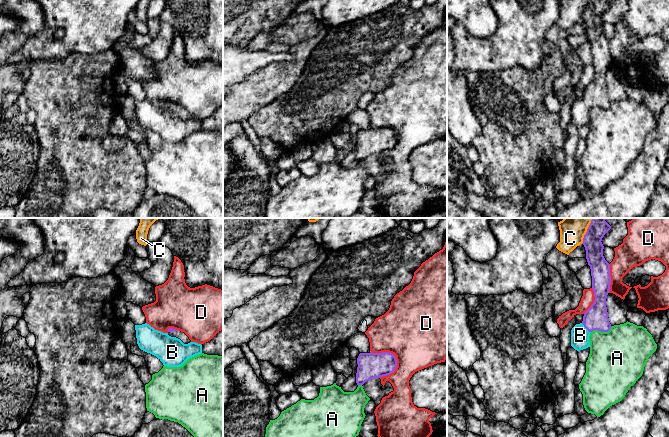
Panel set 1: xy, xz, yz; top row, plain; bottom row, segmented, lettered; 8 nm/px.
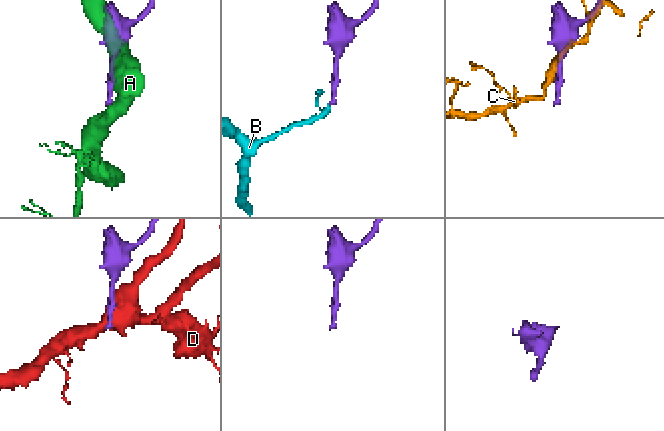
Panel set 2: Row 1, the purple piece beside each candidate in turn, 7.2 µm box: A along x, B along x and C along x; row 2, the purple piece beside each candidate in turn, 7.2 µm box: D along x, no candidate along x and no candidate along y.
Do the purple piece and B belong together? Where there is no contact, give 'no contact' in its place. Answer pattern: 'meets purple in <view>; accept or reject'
meets purple in yz; accept

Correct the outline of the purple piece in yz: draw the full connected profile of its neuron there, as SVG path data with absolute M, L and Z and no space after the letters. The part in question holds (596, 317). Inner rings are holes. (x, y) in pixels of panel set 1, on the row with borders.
M606 218L591 219L582 244L591 269L595 300L584 313L583 321L571 330L571 346L577 351L590 347L589 336L592 331L608 332L612 327L606 307L606 298L611 284L610 264L603 256L604 246L601 242L611 226L605 221Z

